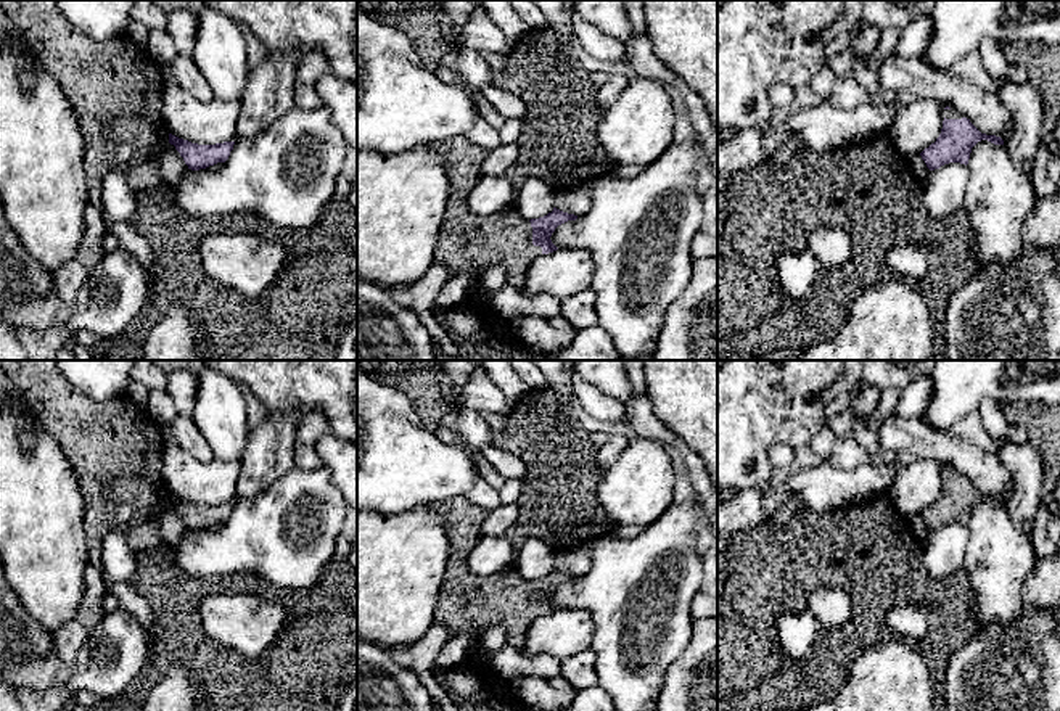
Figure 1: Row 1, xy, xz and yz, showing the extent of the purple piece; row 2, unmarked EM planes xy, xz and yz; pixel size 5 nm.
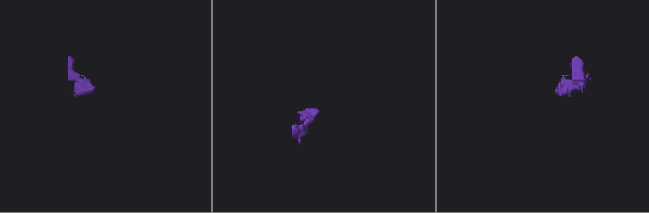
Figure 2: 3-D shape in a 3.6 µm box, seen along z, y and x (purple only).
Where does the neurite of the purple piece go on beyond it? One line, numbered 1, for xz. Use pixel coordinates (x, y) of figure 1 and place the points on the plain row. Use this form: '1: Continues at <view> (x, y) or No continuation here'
1: Continues at xz (505, 597)

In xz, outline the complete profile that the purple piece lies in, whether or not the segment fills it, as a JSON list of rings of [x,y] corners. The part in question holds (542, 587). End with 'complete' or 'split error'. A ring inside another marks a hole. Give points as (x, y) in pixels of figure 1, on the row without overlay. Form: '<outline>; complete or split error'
[[[455,499],[438,502],[434,510],[444,521],[450,544],[434,621],[442,623],[449,635],[470,631],[478,640],[486,629],[503,624],[505,643],[520,650],[534,619],[558,610],[550,600],[555,589],[576,581],[577,576],[557,568],[531,581],[515,568],[476,576],[468,568],[468,555],[481,539],[479,528],[489,512],[473,502]],[[470,587],[479,589],[475,603],[465,600]]]; split error

